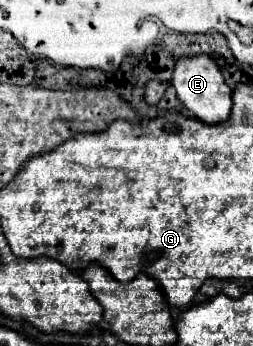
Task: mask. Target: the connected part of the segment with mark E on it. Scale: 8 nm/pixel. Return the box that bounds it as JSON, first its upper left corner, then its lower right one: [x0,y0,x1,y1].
[172,55,232,123]

